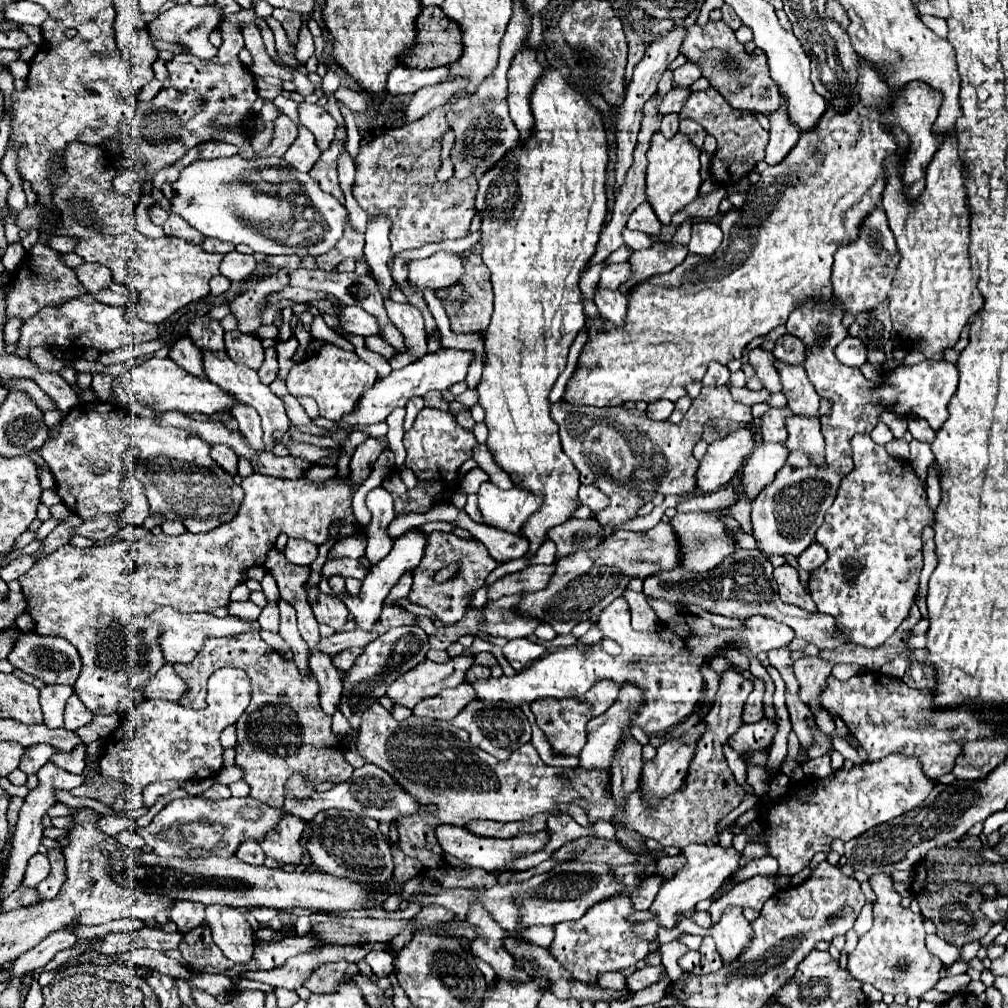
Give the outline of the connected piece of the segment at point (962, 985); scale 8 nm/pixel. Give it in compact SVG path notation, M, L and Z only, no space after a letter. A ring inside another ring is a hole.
M959 974L959 976L951 976L951 978L939 980L939 982L935 984L935 990L947 992L947 994L957 994L957 992L963 992L969 982L971 982L969 974Z

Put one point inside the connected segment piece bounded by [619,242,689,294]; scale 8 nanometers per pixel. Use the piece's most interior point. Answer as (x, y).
(660, 258)

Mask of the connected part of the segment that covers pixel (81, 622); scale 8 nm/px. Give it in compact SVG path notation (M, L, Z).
M253 472L251 476L243 478L241 486L245 490L245 500L241 504L239 516L229 524L223 524L207 534L189 534L189 532L179 536L147 534L135 542L119 540L115 544L107 544L99 548L95 546L73 548L67 544L67 546L61 546L51 556L39 560L35 568L31 568L19 578L23 594L27 598L27 614L31 614L37 634L63 636L79 650L83 660L83 670L73 688L79 700L93 714L113 714L117 710L119 696L129 694L129 690L125 688L125 682L129 680L131 672L139 672L145 668L147 676L149 672L153 676L165 664L163 656L159 656L157 664L149 662L149 654L159 654L159 630L153 634L145 634L145 632L135 634L131 632L127 618L141 618L147 612L151 612L151 608L159 608L159 606L171 606L171 608L189 610L189 612L209 612L219 606L227 606L229 592L237 584L245 582L245 572L249 568L261 566L265 562L267 552L273 548L279 534L287 534L289 538L305 538L321 546L331 538L329 526L333 522L339 522L339 532L335 542L347 536L355 536L357 532L363 532L363 526L355 520L351 510L351 498L355 494L351 488L351 478L331 478L323 484L313 484L311 480L291 480L289 504L291 504L291 490L293 490L295 498L299 500L297 504L307 506L299 512L305 518L301 524L287 524L287 480L275 480L271 476Z

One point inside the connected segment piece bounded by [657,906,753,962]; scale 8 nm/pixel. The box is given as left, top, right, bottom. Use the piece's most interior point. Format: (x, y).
(732, 932)

